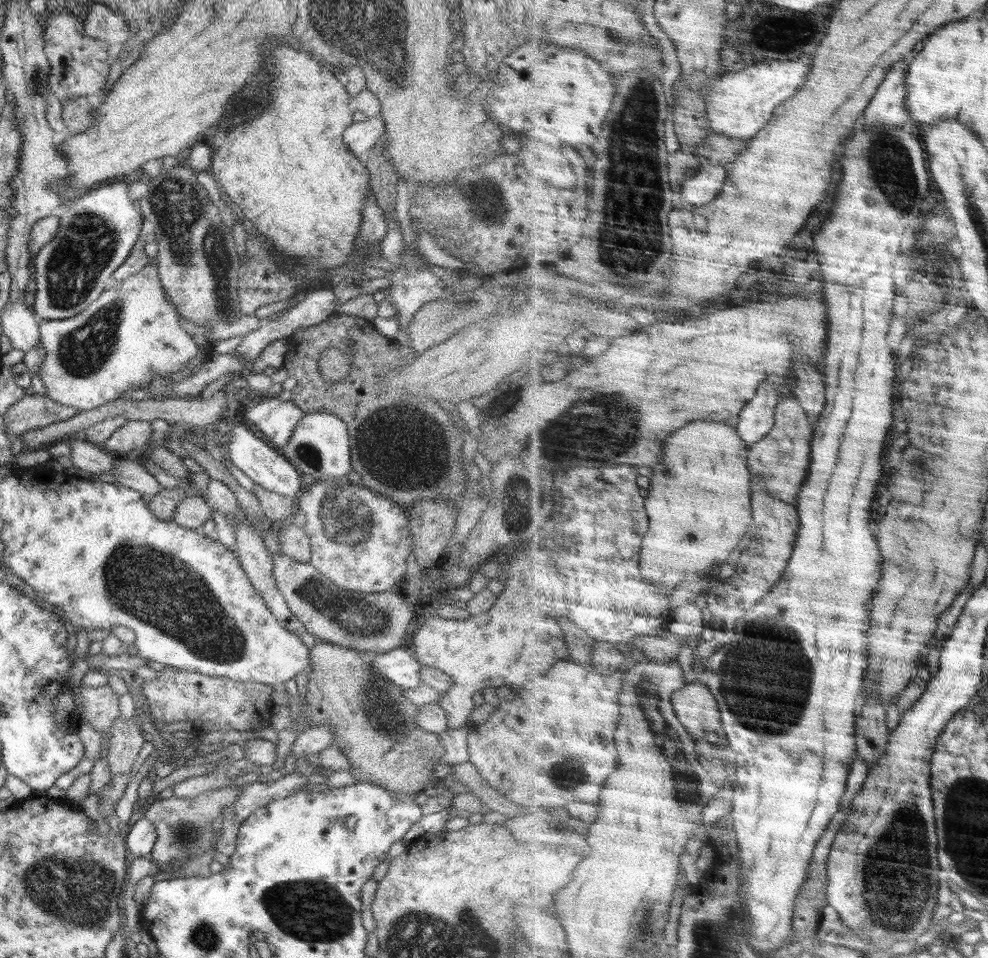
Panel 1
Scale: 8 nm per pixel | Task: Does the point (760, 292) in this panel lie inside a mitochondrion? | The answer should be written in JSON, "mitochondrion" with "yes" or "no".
{"mitochondrion":"no"}

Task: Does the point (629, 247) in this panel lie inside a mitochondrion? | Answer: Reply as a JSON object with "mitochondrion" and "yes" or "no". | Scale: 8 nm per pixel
{"mitochondrion":"yes"}

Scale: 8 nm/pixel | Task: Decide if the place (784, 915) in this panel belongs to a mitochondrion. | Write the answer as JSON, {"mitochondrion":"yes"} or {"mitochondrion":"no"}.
{"mitochondrion":"no"}

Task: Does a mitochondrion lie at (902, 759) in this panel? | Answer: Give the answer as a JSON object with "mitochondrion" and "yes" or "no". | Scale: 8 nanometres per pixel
{"mitochondrion":"no"}

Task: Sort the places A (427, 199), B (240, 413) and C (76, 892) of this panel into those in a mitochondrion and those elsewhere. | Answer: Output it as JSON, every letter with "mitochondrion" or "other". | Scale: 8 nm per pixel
{"A":"other","B":"other","C":"mitochondrion"}

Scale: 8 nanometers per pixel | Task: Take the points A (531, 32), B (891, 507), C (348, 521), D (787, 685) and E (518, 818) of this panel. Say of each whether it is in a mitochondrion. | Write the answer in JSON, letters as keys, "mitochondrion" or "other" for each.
{"A":"other","B":"other","C":"mitochondrion","D":"mitochondrion","E":"other"}

